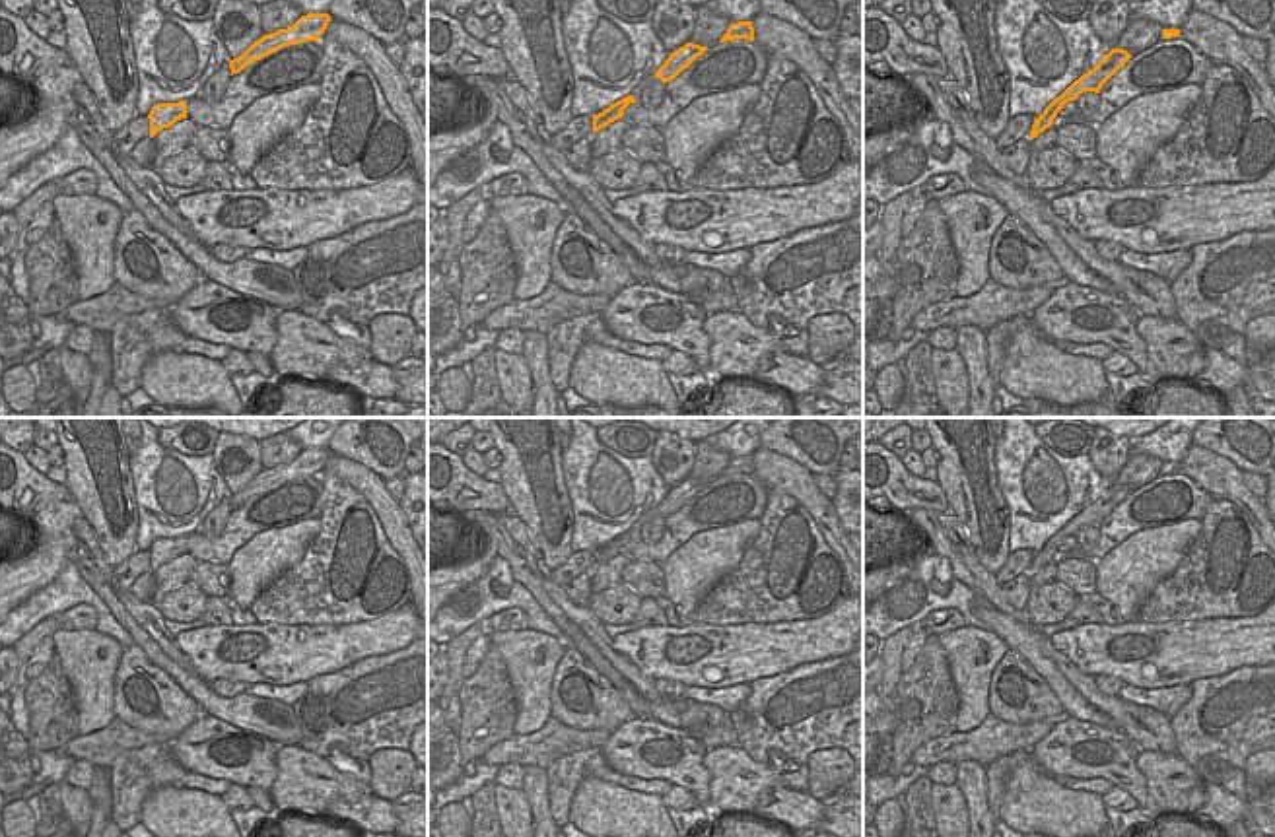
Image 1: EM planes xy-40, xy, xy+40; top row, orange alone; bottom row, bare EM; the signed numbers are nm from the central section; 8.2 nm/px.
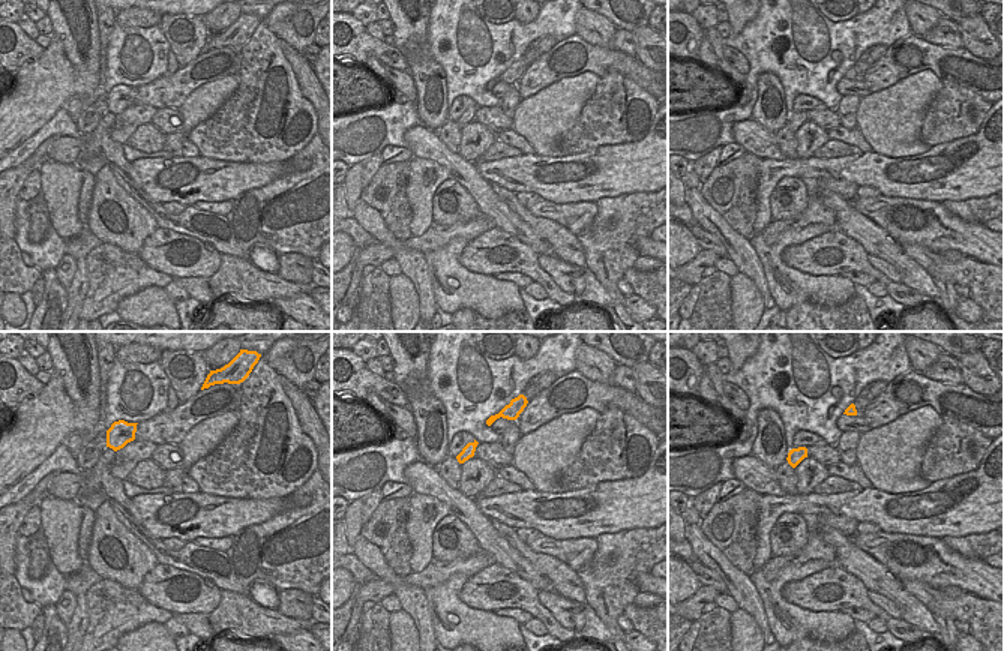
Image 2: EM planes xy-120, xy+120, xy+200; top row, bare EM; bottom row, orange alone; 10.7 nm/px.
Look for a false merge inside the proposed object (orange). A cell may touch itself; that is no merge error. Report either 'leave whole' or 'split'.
split

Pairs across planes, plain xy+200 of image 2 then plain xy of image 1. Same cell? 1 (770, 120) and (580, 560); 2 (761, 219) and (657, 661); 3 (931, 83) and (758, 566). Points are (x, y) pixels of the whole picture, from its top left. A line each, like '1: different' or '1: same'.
1: different
2: same
3: different

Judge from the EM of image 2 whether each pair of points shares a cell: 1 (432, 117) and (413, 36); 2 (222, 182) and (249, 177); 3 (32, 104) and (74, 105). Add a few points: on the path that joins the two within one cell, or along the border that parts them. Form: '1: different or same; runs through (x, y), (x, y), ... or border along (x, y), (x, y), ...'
1: same; runs through (431, 98), (431, 84), (417, 56)
2: same; runs through (228, 179), (243, 177)
3: different; border along (74, 95), (60, 107)

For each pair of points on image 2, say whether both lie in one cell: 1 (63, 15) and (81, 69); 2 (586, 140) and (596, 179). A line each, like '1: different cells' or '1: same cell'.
1: same cell
2: different cells

